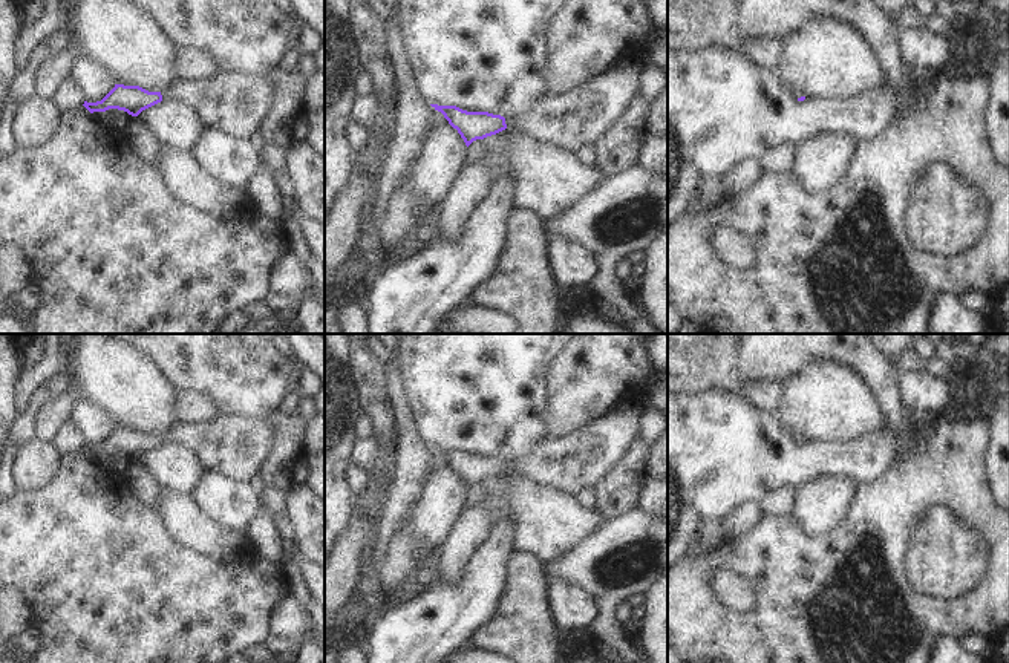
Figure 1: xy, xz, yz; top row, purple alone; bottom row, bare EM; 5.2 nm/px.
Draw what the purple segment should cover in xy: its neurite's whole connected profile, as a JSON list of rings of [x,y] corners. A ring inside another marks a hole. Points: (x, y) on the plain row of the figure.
[[[217,416],[204,424],[176,423],[161,435],[115,427],[101,444],[84,444],[83,449],[90,456],[118,452],[138,459],[162,443],[182,444],[193,450],[207,472],[225,475],[237,482],[250,482],[273,449],[274,429],[266,418]]]

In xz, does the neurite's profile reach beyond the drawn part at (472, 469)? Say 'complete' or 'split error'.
split error

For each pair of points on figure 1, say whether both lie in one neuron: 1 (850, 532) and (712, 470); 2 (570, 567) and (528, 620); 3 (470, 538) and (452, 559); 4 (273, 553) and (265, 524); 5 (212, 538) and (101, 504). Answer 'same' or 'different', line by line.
1: different
2: different
3: same
4: same
5: different

